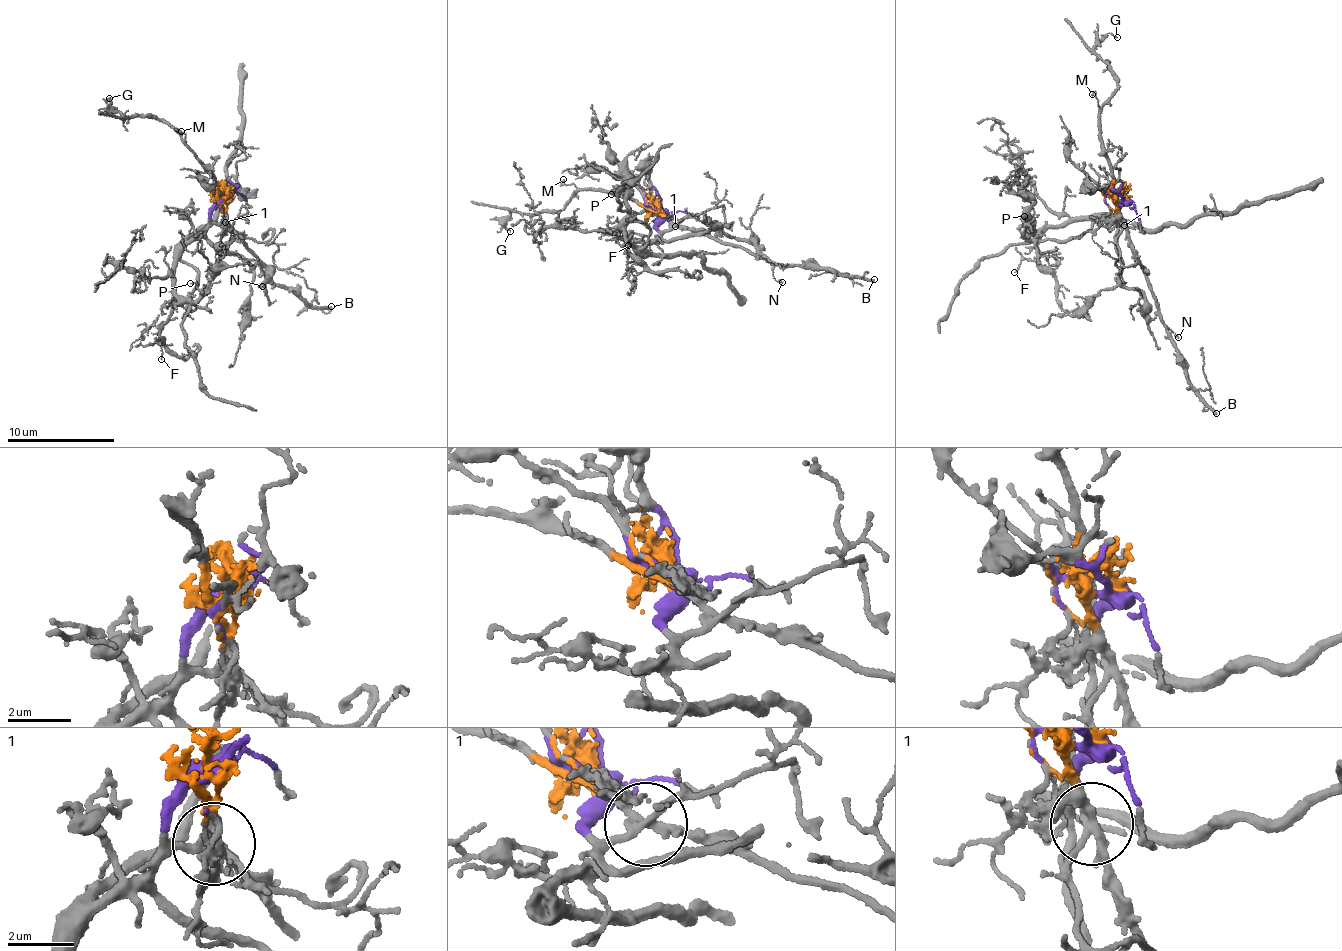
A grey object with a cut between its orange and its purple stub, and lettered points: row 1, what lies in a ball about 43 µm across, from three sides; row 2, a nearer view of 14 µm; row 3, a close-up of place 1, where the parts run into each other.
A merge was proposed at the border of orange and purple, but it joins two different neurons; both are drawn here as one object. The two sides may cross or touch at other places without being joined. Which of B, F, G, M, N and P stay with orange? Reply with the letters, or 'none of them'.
B, G, M, N

